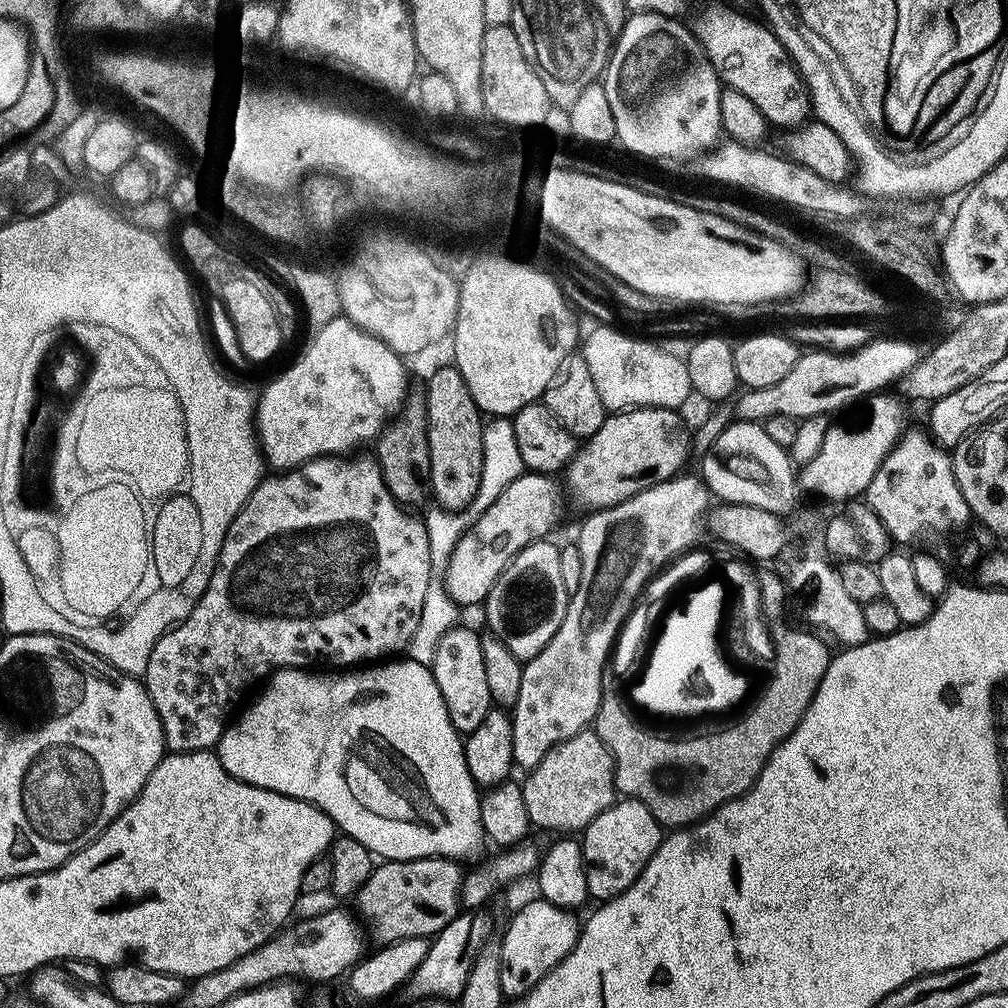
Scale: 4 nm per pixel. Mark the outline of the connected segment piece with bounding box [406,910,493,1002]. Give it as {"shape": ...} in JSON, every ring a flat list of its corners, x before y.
{"shape":[[464,910,455,916,445,928,429,943,426,958,416,967,408,979,406,991,416,1002,439,998,449,1002,459,1001,462,990,466,986,466,978,470,978,470,970,474,966,474,958,478,958,478,950,493,935,492,924,484,910]]}

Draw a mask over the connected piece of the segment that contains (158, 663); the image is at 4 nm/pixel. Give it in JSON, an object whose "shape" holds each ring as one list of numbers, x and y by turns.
{"shape":[[371,455,359,456,320,456,317,460,299,464,297,468,287,469,283,474,265,475,234,518,234,522,228,524,226,538,216,560,216,569,213,570,209,584,205,586,205,592,184,620,164,632,162,638,158,638,154,650,150,650,150,662,146,662,146,670,142,677,144,689,154,702,154,710,158,710,158,718,164,731,164,746,169,753,206,752,215,749,233,715,232,707,240,700,240,692,246,691,255,680,263,681,271,676,278,668,308,670,313,666,320,666,316,664,360,666,365,662,376,662,381,658,391,657,388,656,391,652,403,653,407,649,412,635,418,628,427,587,434,578,430,545,427,542,427,526,420,516,416,517,416,514,405,510,390,494,380,473,380,465,375,459]]}

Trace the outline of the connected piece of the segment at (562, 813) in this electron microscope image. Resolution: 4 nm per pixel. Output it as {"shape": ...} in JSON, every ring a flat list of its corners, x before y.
{"shape":[[592,730,574,734,563,740,558,746,551,748,546,754,546,758,542,758,542,762,538,762,538,766,531,768,525,775,528,777,522,780,524,805,529,825,533,829,549,828,550,831,556,832,552,834,576,834,590,822,594,822,594,818,598,818,598,814,602,814,602,810,606,810,616,803,618,799,616,761,613,749,609,745,607,748,604,743,605,741]]}

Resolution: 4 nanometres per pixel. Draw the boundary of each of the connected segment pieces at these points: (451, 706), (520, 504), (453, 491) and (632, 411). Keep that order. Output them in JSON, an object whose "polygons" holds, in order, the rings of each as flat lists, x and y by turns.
{"polygons":[[[462,626,449,629,440,638,430,667,432,677,438,684,439,693,446,702,451,724,461,734,474,731,492,707,492,695,487,685,479,633]],[[525,471,510,482,497,500,458,538,442,573,444,588,457,606,483,605,490,594,490,586,494,586,507,564,528,544,545,539,549,535,547,532,559,522,562,488,552,480,555,479,551,475]],[[455,366,440,368,423,389,428,415,430,442,430,496,448,512,467,509,479,490,483,464,483,432,485,421,480,407,474,402,460,369]],[[630,408,605,415,598,434,587,437,577,447,567,468,563,469,562,477,564,476,567,495,569,492,582,507,588,508,584,510,599,510,612,508,642,490,672,479,683,469,680,467,683,466,684,459,690,456,690,432,688,428,684,429,684,420,679,415,681,413,677,409,660,408]]]}

